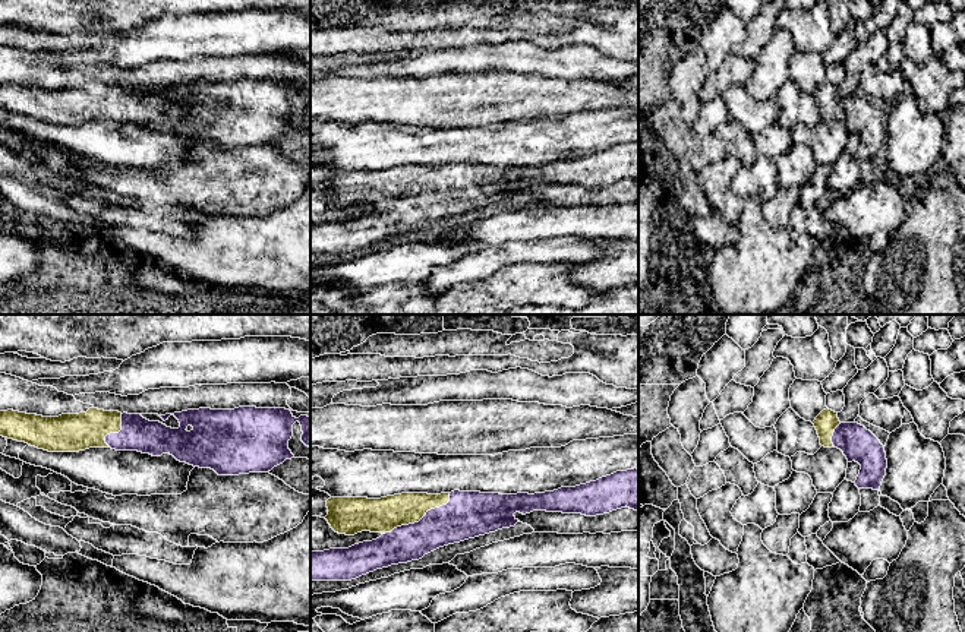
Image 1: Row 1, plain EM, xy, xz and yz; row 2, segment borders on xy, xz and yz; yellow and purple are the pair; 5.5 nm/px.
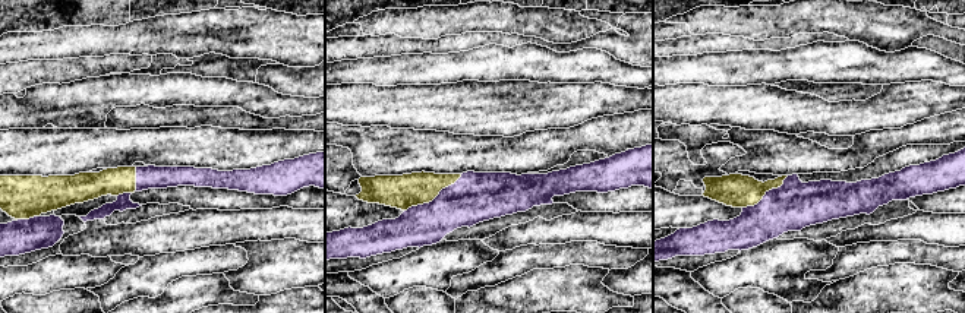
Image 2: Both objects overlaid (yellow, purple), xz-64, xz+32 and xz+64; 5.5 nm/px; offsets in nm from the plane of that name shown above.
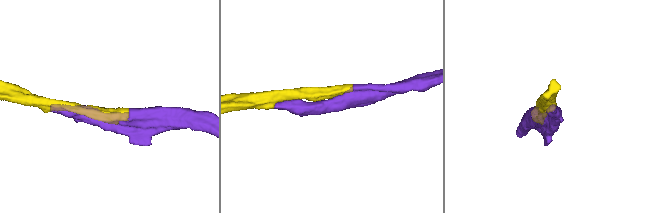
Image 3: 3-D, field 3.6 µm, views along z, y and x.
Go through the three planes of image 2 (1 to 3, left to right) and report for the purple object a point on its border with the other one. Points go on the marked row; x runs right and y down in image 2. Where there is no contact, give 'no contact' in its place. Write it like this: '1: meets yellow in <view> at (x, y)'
1: meets yellow in xz-64 at (135, 179)
2: meets yellow in xz+32 at (432, 199)
3: meets yellow in xz+64 at (765, 193)

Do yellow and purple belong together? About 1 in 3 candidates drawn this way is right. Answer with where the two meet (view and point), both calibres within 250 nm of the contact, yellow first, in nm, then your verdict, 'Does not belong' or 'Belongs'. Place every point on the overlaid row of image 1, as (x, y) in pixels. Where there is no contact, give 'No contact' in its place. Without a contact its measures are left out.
Touches yellow at xz (419, 520). Thickness 190 nm (yellow) against 240 nm. Belongs

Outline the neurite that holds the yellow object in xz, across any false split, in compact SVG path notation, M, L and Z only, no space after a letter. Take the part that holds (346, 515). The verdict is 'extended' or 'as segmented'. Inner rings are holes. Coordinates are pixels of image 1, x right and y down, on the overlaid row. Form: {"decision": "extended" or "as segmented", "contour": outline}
{"decision": "extended", "contour": "M638 470L616 471L596 481L575 487L561 487L545 493L480 493L460 492L428 494L401 493L381 499L331 497L327 500L325 519L338 534L354 535L362 531L381 533L372 541L349 549L310 552L310 581L351 581L376 569L419 560L425 554L454 543L514 527L520 522L514 514L533 511L581 514L596 516L621 508L638 511Z"}

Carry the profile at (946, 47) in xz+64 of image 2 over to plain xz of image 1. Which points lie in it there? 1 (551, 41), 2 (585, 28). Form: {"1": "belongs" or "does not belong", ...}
{"1": "belongs", "2": "belongs"}

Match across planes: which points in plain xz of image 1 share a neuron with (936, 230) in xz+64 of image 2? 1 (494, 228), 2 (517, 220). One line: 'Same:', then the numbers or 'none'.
Same: 1, 2

